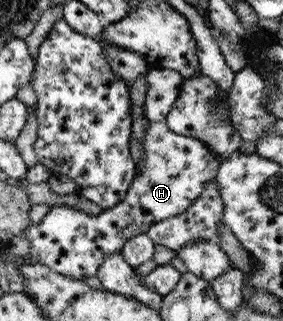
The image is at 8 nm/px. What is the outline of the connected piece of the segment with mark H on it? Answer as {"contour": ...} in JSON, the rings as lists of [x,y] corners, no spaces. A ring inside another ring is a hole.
{"contour":[[[161,69],[149,70],[144,78],[145,133],[141,144],[145,158],[139,165],[139,173],[133,175],[123,199],[96,215],[88,215],[67,205],[49,205],[41,221],[29,224],[23,231],[32,252],[37,255],[36,262],[63,276],[83,280],[83,276],[95,275],[103,258],[120,251],[126,240],[145,234],[156,222],[185,212],[217,174],[221,161],[204,144],[167,128],[166,114],[177,98],[182,76],[175,70]]]}

